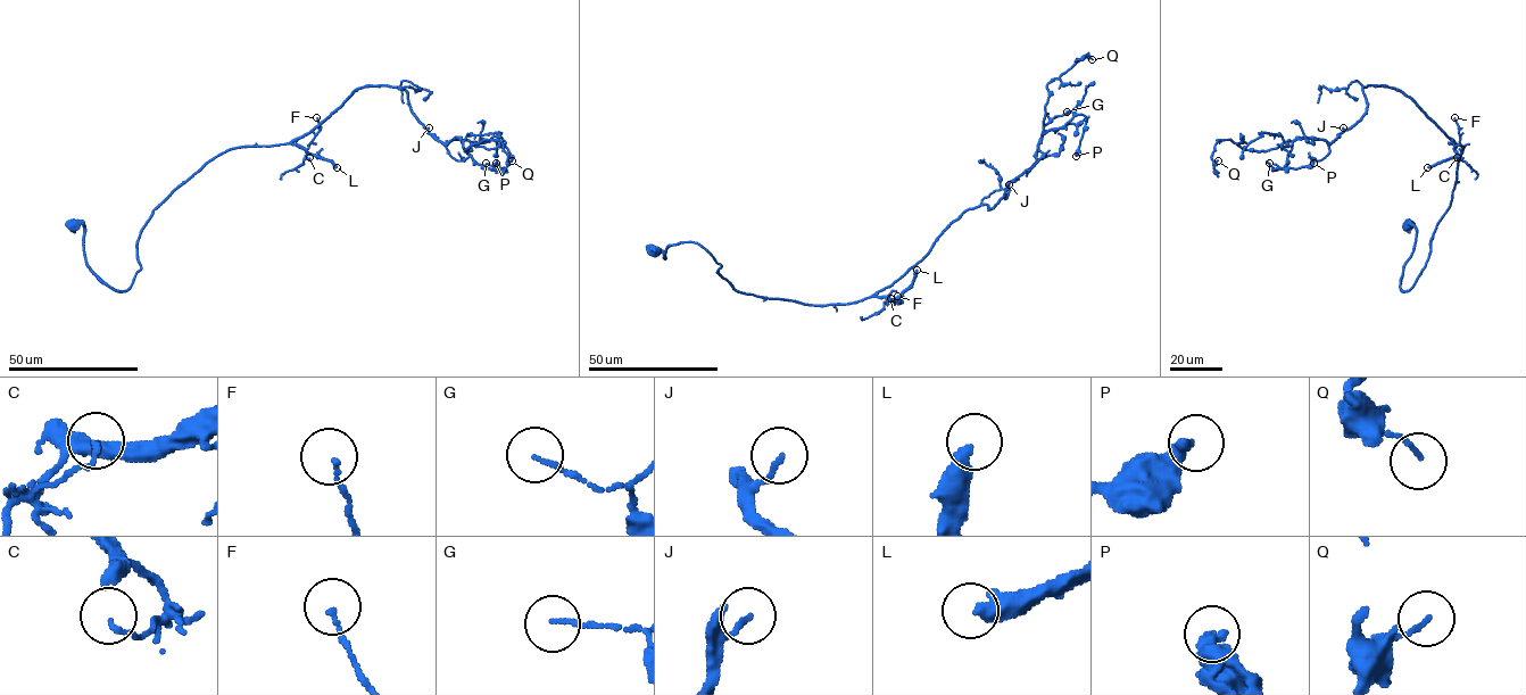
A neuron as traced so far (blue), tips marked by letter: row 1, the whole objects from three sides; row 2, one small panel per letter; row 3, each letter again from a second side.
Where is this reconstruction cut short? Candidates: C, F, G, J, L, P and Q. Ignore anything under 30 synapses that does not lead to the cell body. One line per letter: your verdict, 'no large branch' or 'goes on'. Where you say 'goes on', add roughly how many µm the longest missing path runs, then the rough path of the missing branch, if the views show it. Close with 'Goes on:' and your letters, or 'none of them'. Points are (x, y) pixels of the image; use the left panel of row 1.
C: no large branch
F: no large branch
G: no large branch
J: no large branch
L: goes on; missing 90 µm; course (337, 167), (334, 170), (333, 159), (323, 141), (301, 129), (293, 130), (280, 142), (230, 162)
P: no large branch
Q: no large branch
Goes on: L

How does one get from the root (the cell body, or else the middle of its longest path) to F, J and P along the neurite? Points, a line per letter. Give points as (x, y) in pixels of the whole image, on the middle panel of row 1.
F: (652, 249), (664, 258), (670, 246), (697, 243), (736, 290), (759, 296), (809, 305), (897, 296)
J: (652, 249), (664, 258), (697, 243), (746, 294), (852, 304), (1009, 184)
P: (652, 249), (697, 243), (746, 294), (854, 303), (992, 208), (1042, 134), (1083, 115), (1076, 156)

